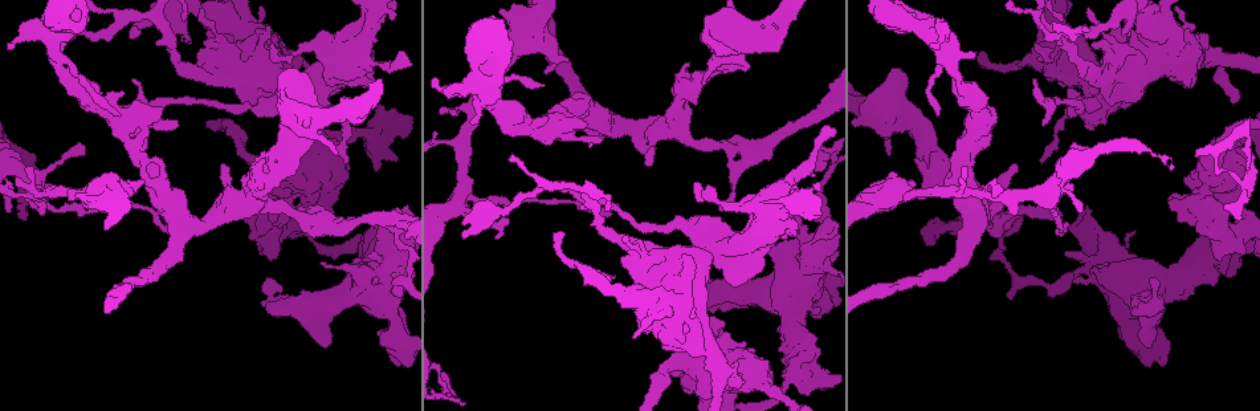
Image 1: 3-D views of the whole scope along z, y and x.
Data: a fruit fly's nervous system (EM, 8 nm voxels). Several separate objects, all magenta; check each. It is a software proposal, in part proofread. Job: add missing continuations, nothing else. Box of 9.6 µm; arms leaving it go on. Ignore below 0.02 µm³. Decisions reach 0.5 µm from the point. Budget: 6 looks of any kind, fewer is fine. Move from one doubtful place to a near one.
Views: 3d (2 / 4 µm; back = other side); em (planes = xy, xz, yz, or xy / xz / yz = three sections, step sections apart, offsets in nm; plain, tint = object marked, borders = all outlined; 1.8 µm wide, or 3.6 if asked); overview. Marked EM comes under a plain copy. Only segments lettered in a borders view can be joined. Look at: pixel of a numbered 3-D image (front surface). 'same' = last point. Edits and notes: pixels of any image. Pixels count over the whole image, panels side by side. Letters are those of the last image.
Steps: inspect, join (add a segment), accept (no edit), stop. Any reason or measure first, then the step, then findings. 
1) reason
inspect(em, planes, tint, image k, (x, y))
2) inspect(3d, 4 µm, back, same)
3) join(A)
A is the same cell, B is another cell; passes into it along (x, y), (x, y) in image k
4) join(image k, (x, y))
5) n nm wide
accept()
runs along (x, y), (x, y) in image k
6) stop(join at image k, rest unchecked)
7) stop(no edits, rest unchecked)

an open end
inspect(em, planes, borders, image 1, (1035, 44))

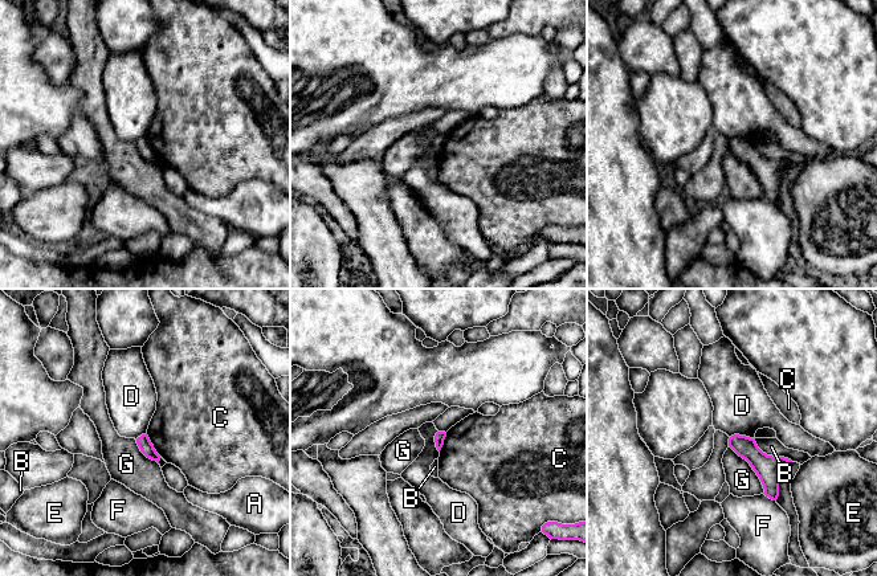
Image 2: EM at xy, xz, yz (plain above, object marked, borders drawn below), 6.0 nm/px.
accept()
A, B, C, D, E, F and G are other cells; border along (730, 436), (739, 434), (753, 438) in image 2; none of them fits

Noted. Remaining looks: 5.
inspect(em, 3.6 µm, xy, step 4, borders, image 1, (1150, 279))

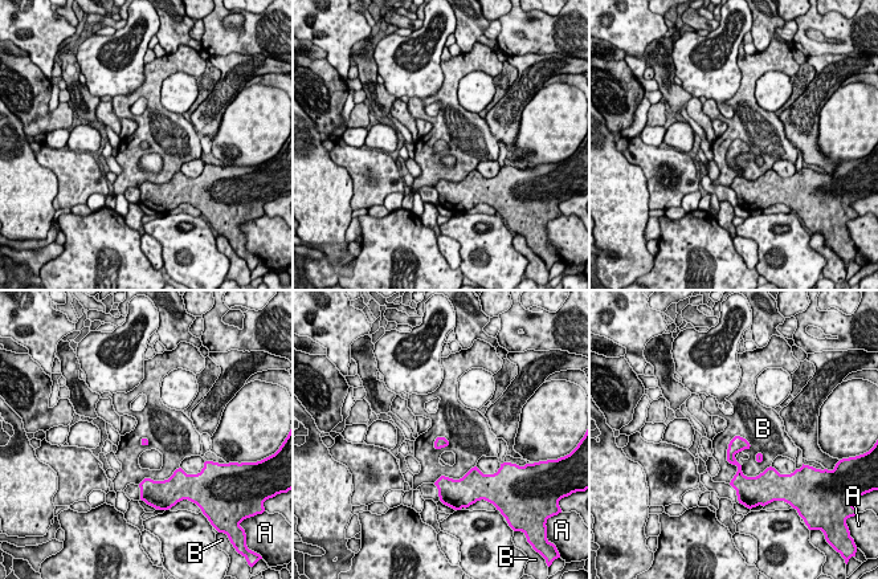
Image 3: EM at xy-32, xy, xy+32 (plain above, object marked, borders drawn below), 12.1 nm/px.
inspect(em, 3.6 µm, planes, borders, same)

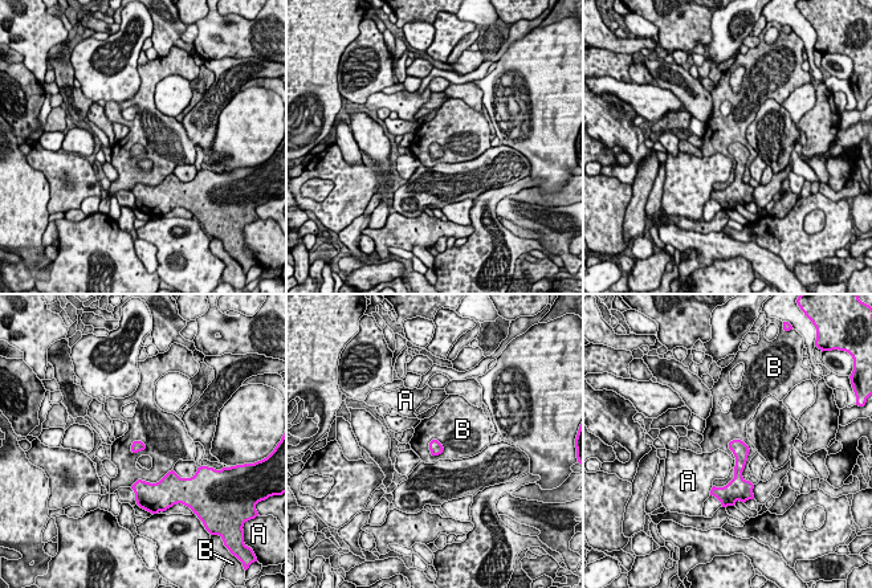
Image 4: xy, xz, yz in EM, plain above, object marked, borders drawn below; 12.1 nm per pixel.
accept()
A and B are other cells; border along (733, 439), (749, 449), (748, 481) in image 4; no lettered segment goes on from it

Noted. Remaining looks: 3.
branch stops here
inspect(em, planes, borders, image 1, (546, 71))

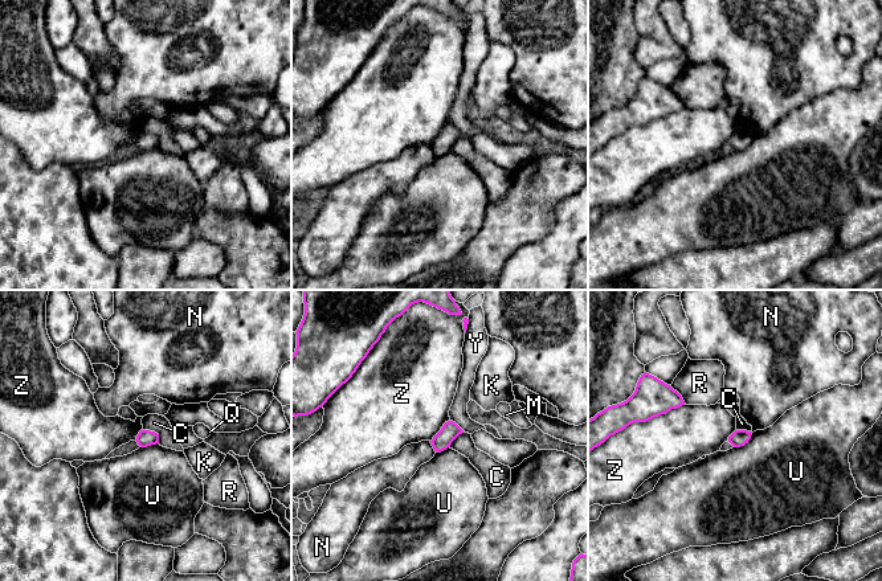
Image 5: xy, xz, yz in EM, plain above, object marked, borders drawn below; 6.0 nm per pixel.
Z touches over 260 nm
accept()
C, K, M, N, Q, R, U, Y and Z are other cells; border along (685, 404), (646, 421) in image 5; none of them fits

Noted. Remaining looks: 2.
stop(no edits, rest unchecked)

